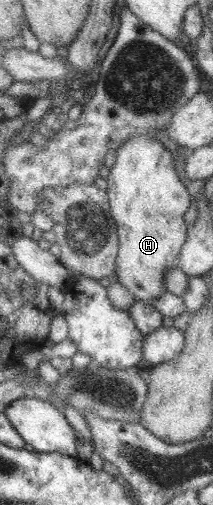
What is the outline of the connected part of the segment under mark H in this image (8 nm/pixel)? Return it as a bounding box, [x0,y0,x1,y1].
[105,137,191,305]

